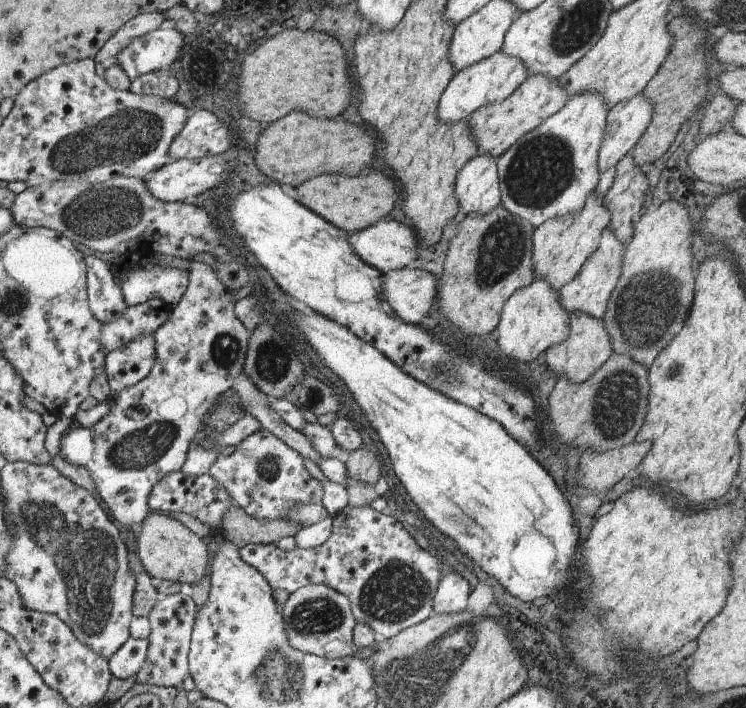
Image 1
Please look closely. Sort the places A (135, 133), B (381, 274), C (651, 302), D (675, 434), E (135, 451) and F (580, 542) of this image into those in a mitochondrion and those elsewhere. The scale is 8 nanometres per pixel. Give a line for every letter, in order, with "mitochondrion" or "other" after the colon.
A: mitochondrion
B: other
C: mitochondrion
D: other
E: mitochondrion
F: other

